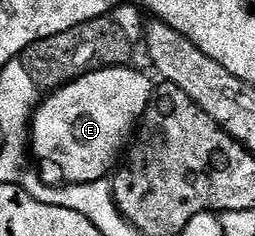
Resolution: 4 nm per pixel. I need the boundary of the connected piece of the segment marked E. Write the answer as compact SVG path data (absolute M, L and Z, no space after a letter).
M109 66L106 70L93 70L90 74L84 74L82 78L67 83L61 89L52 91L46 97L49 99L46 102L44 99L34 110L31 123L31 154L39 167L41 179L48 186L78 186L99 182L118 165L155 93L154 83L149 83L148 76L133 69L129 66Z

